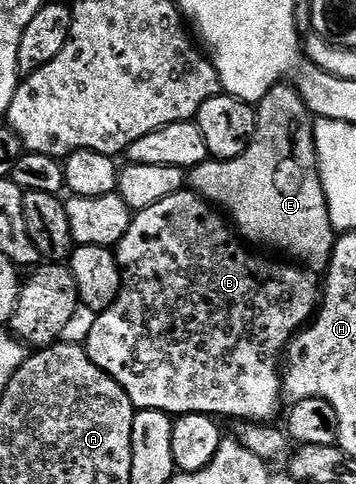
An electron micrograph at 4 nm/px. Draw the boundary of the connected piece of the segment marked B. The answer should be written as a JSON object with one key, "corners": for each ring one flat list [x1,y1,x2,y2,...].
{"corners":[[192,191,167,195,167,199,140,210,129,224,127,235,123,235,123,239,116,245,115,252,117,265,121,268,121,293,115,303,111,303,111,307,92,318,93,326,89,329,89,338,83,341,83,348,95,363,95,367,111,375,111,379,115,379,115,383,119,383,119,387,127,391,134,410,154,409,170,415,208,413,217,419,241,417,242,422,272,422,272,417,276,415,281,401,283,402,283,373,279,366,289,342,298,331,305,328,319,308,318,278,310,270,296,264,286,263,284,260,268,261,267,258,260,257,257,254,260,252,254,251,242,240,220,209]]}

